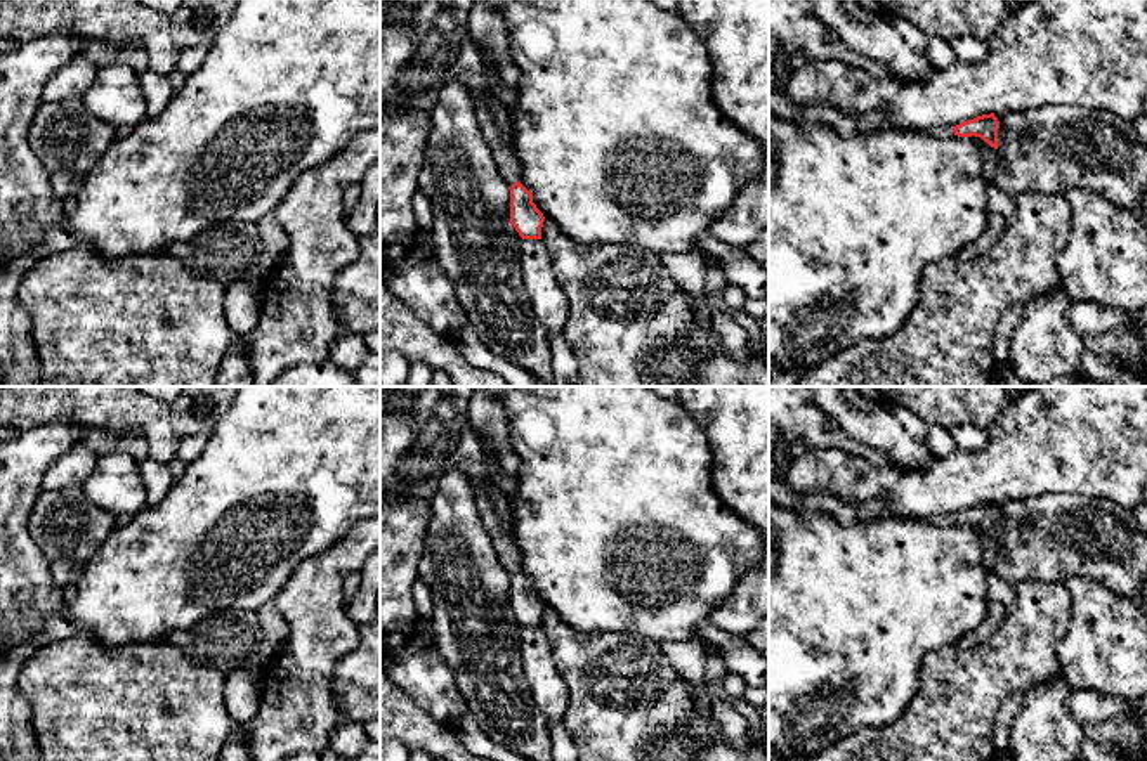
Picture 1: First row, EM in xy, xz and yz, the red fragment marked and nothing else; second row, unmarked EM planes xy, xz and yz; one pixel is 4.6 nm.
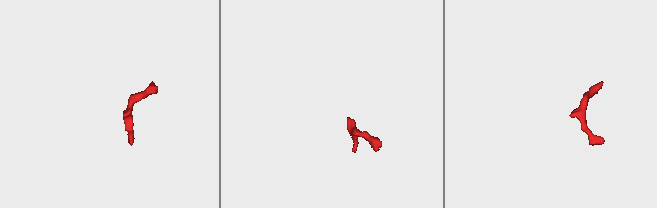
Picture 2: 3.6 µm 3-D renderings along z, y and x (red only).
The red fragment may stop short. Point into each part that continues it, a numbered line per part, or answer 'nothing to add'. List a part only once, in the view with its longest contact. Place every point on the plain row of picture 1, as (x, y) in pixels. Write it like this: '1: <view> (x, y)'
1: xz (507, 552)

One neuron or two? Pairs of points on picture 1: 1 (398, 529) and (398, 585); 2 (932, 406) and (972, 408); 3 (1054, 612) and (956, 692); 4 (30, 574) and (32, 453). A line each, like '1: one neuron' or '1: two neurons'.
1: one neuron
2: one neuron
3: one neuron
4: one neuron

